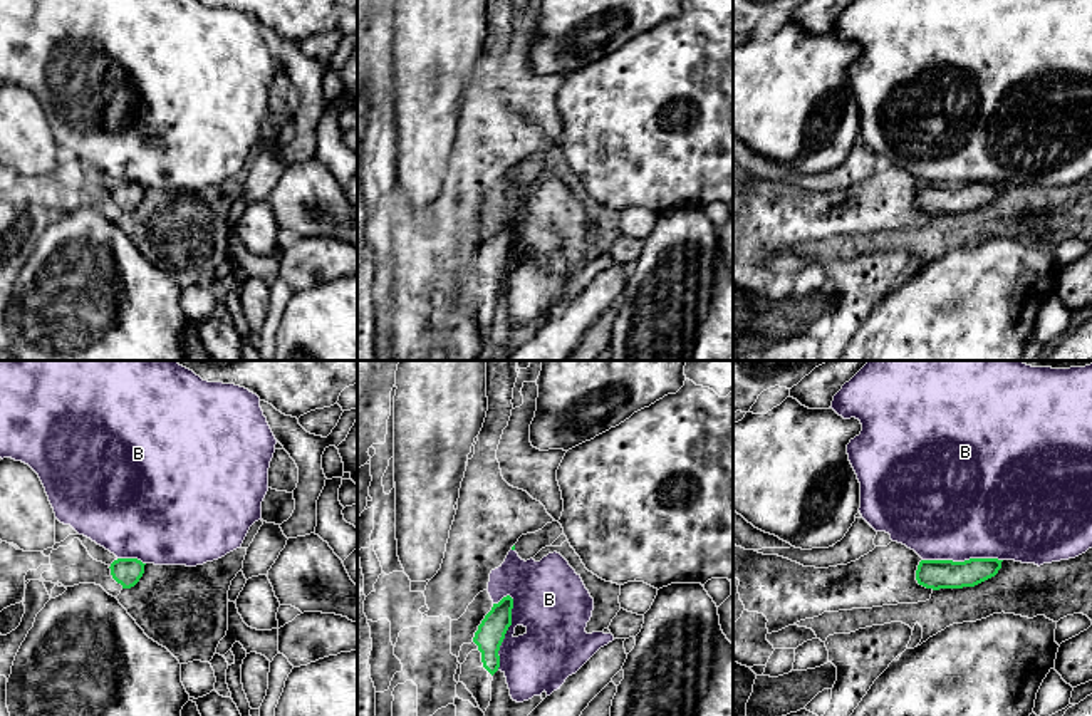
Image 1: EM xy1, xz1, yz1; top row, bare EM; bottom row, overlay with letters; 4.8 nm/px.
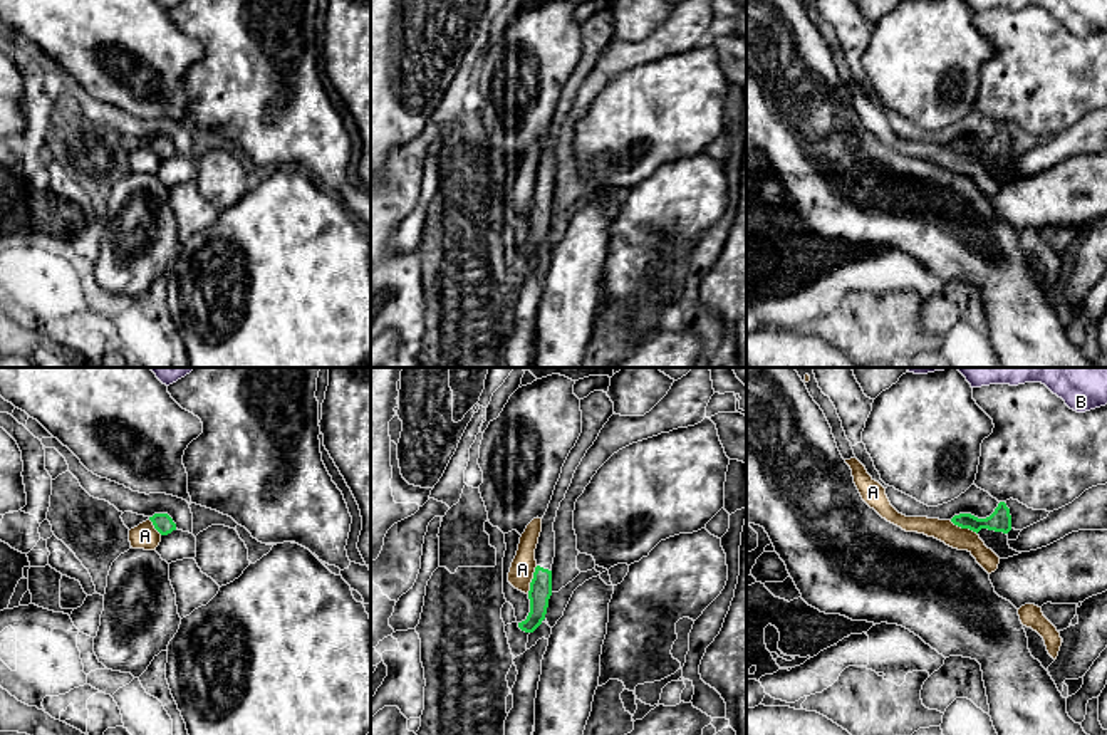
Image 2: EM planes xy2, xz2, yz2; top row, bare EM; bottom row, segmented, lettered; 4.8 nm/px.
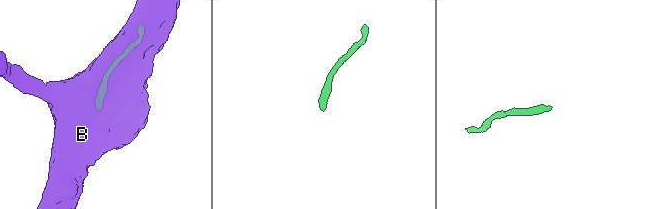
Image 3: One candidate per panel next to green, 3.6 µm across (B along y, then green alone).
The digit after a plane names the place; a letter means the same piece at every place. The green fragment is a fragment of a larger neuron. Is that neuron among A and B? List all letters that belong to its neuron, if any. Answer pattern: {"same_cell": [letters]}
{"same_cell": []}

